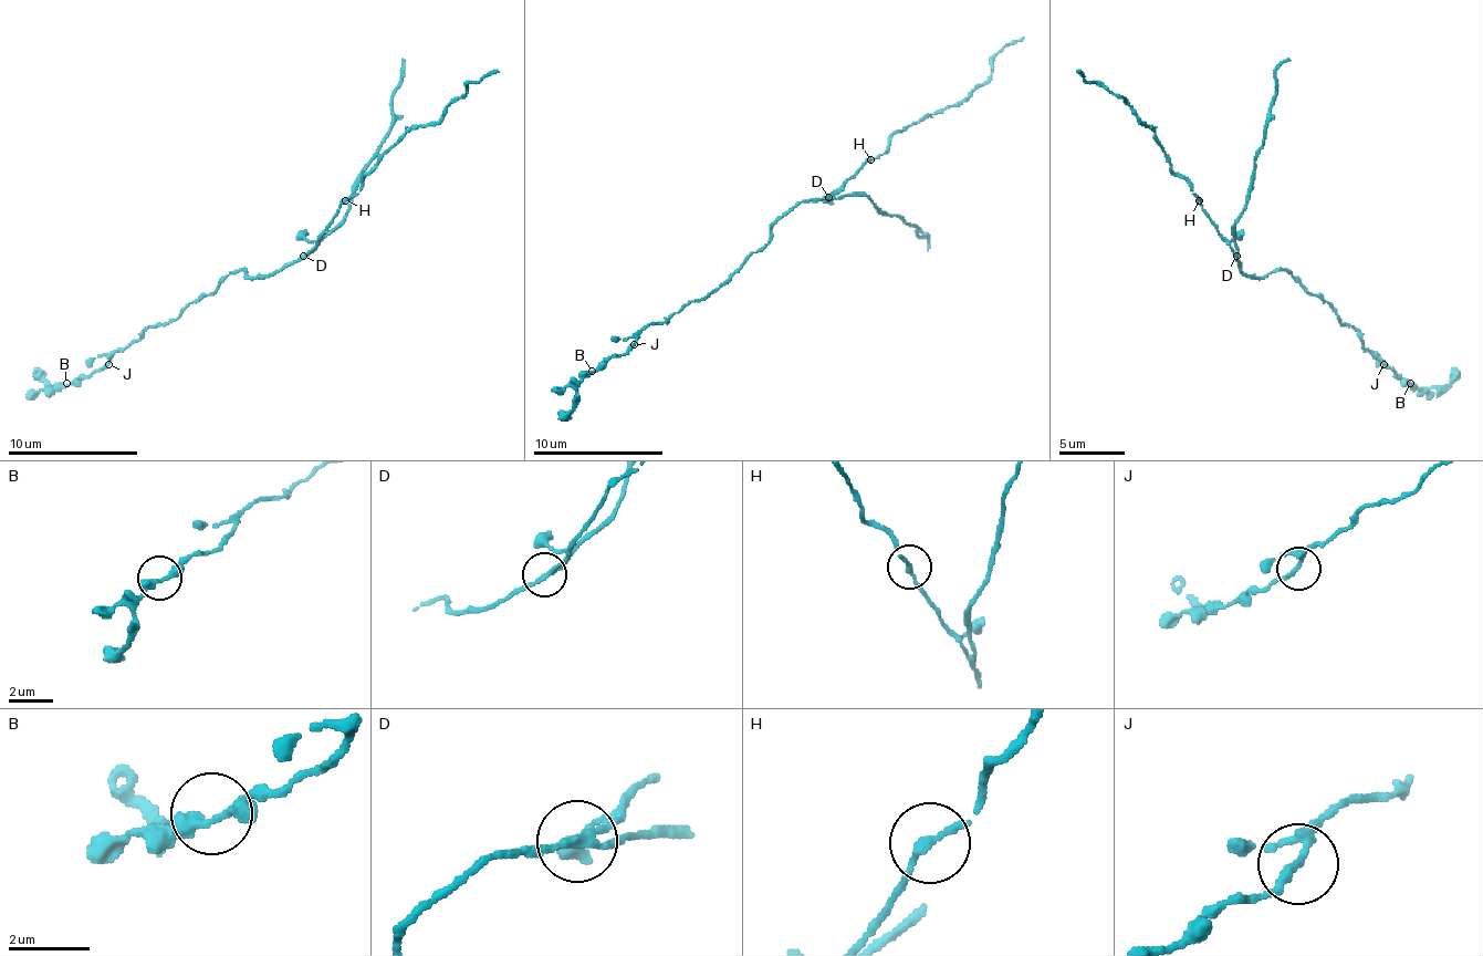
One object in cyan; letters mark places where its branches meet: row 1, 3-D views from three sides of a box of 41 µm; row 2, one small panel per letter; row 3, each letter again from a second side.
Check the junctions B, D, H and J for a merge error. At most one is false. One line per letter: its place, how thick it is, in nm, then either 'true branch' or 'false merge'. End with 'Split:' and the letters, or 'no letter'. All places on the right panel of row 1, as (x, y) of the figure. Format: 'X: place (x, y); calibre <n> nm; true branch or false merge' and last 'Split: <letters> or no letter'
B: place (1410, 383); calibre 320 nm; true branch
D: place (1236, 256); calibre 160 nm; false merge
H: place (1199, 200); calibre 190 nm; true branch
J: place (1384, 364); calibre 160 nm; true branch
Split: D

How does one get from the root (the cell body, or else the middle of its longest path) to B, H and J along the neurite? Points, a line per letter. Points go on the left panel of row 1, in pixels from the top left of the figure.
B: (271, 276), (248, 276), (236, 269), (177, 318), (157, 321), (98, 371), (66, 383)
H: (271, 276), (304, 257), (346, 200)
J: (271, 276), (248, 276), (236, 269), (177, 318), (147, 328), (108, 364)

